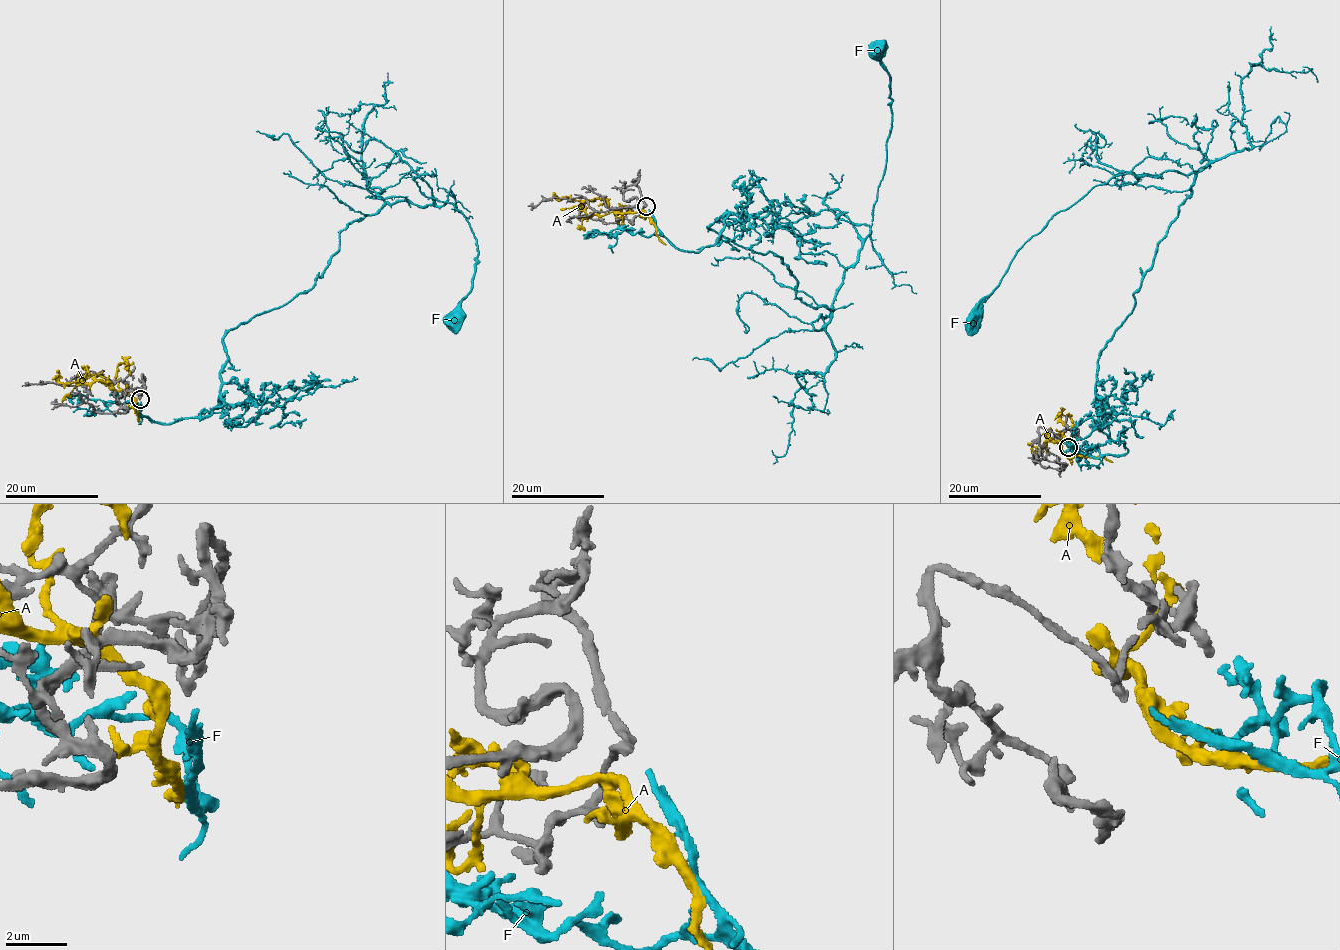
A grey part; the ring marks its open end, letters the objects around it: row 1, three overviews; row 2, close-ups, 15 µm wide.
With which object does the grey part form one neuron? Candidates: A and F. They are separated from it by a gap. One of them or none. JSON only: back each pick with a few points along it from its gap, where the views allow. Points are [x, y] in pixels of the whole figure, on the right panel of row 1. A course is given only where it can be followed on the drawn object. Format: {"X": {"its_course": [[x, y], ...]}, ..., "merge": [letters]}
{"F": {"its_course": [[1072, 448], [1128, 451], [1097, 428], [1098, 360], [1194, 173], [1093, 186], [1025, 244], [973, 321]]}, "merge": ["F"]}

